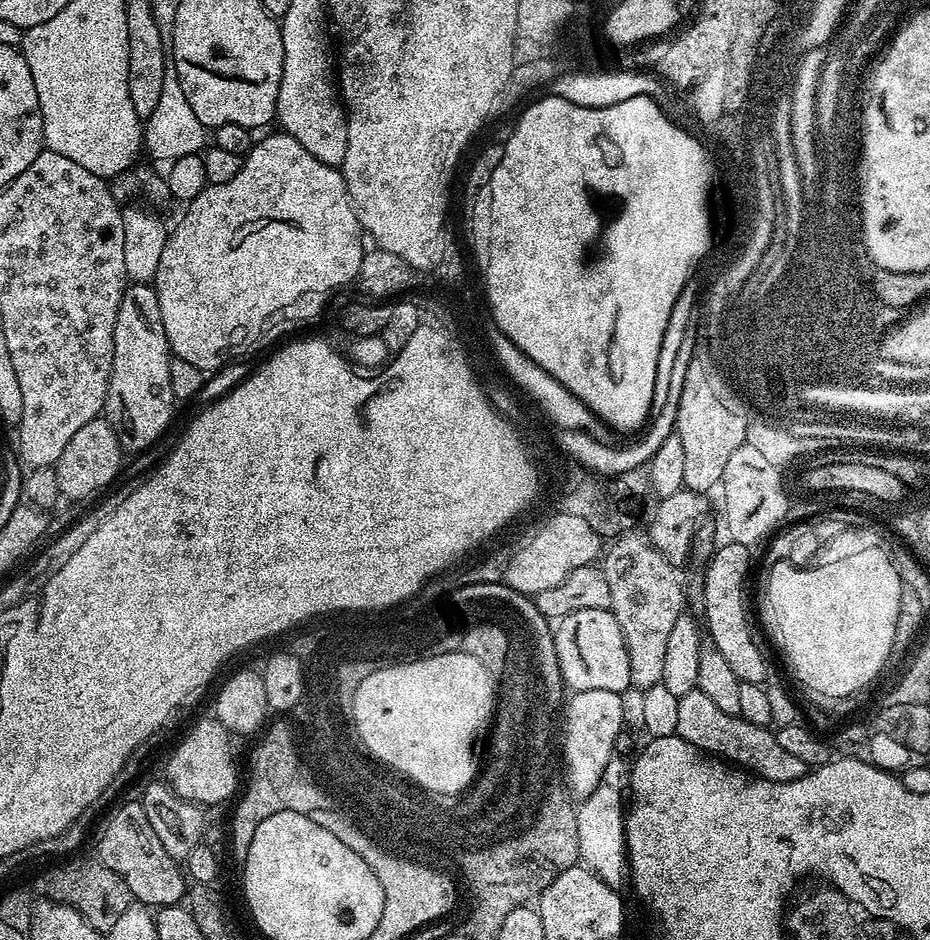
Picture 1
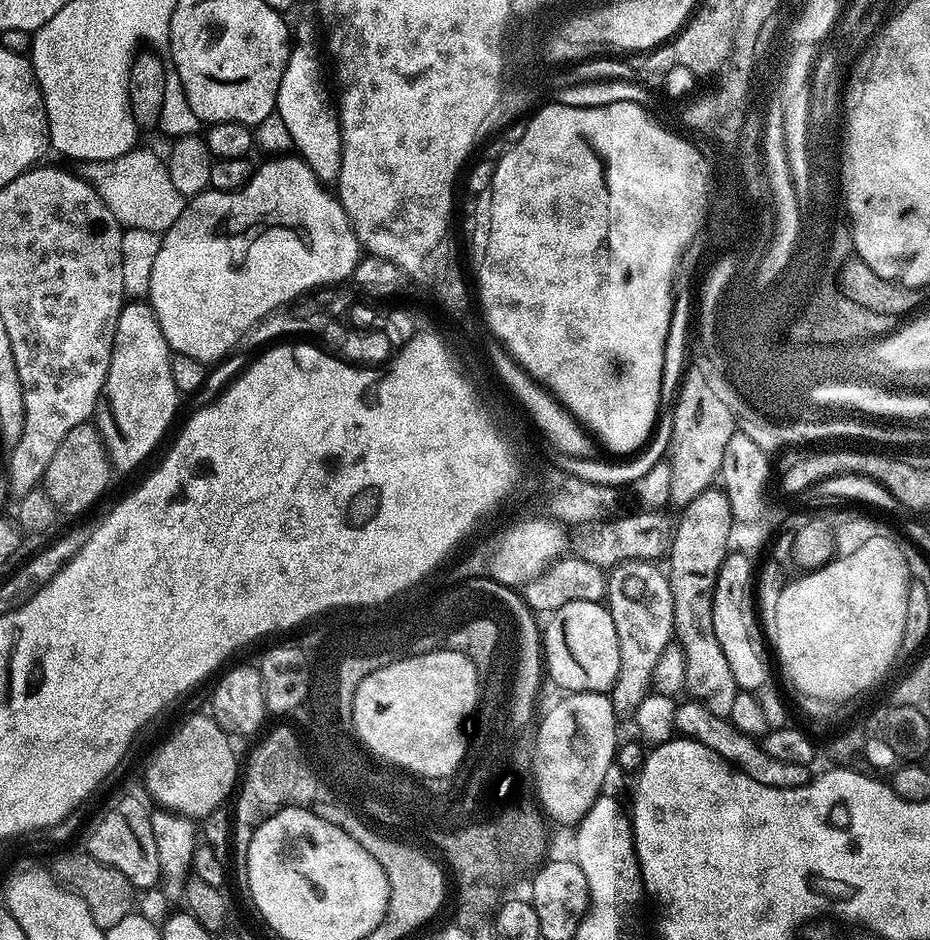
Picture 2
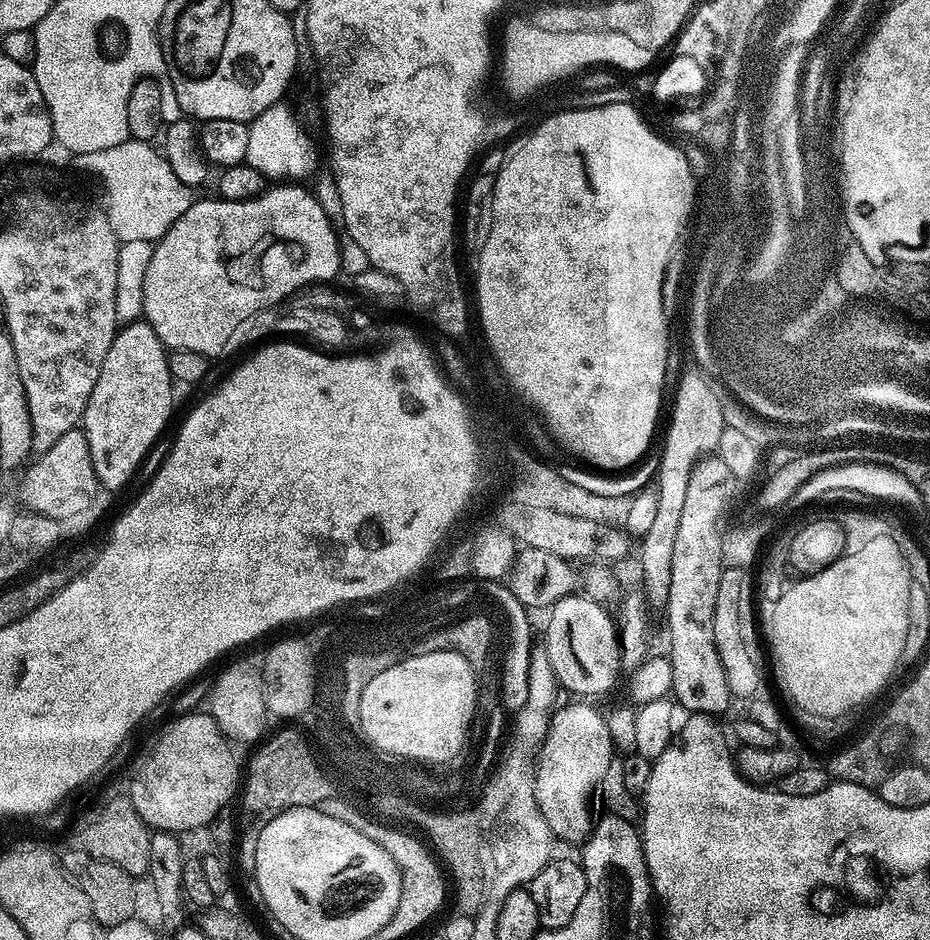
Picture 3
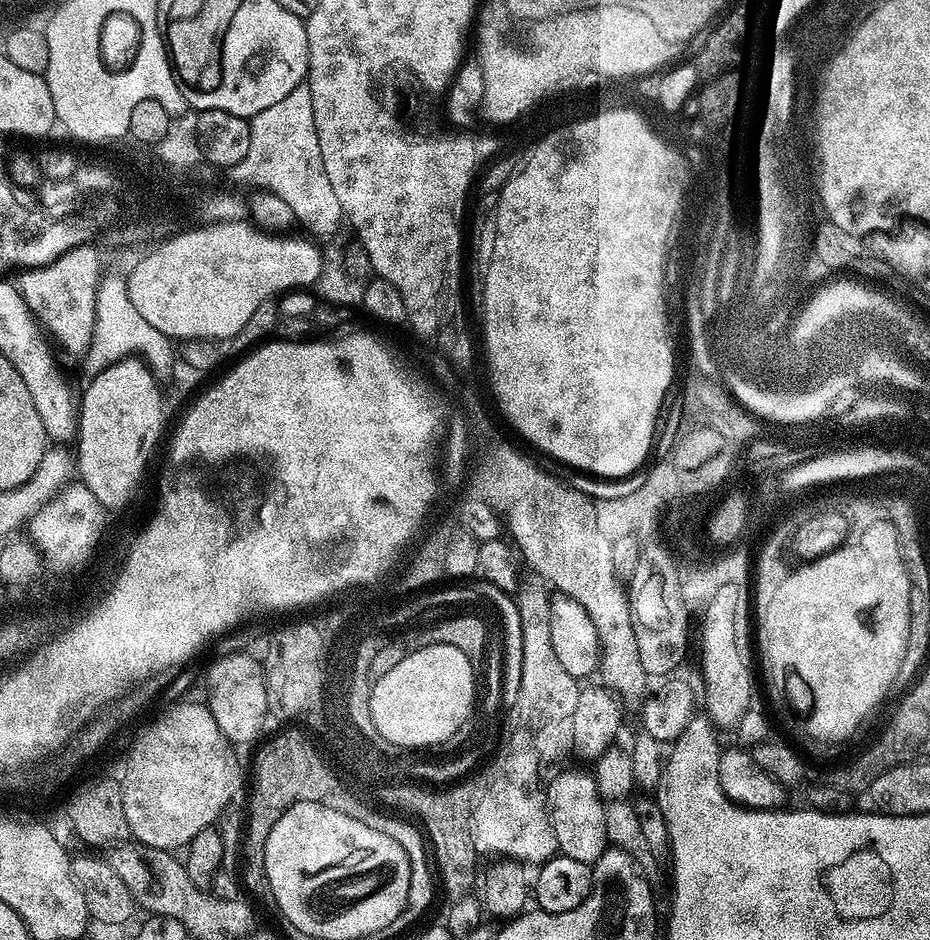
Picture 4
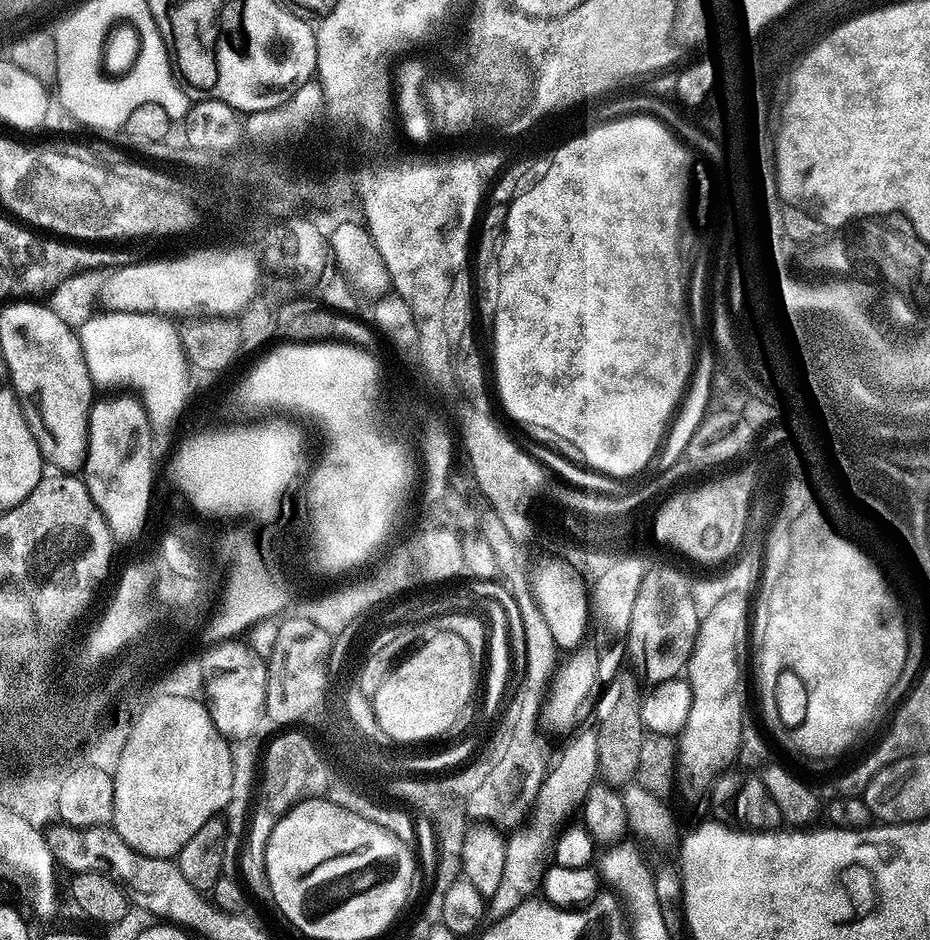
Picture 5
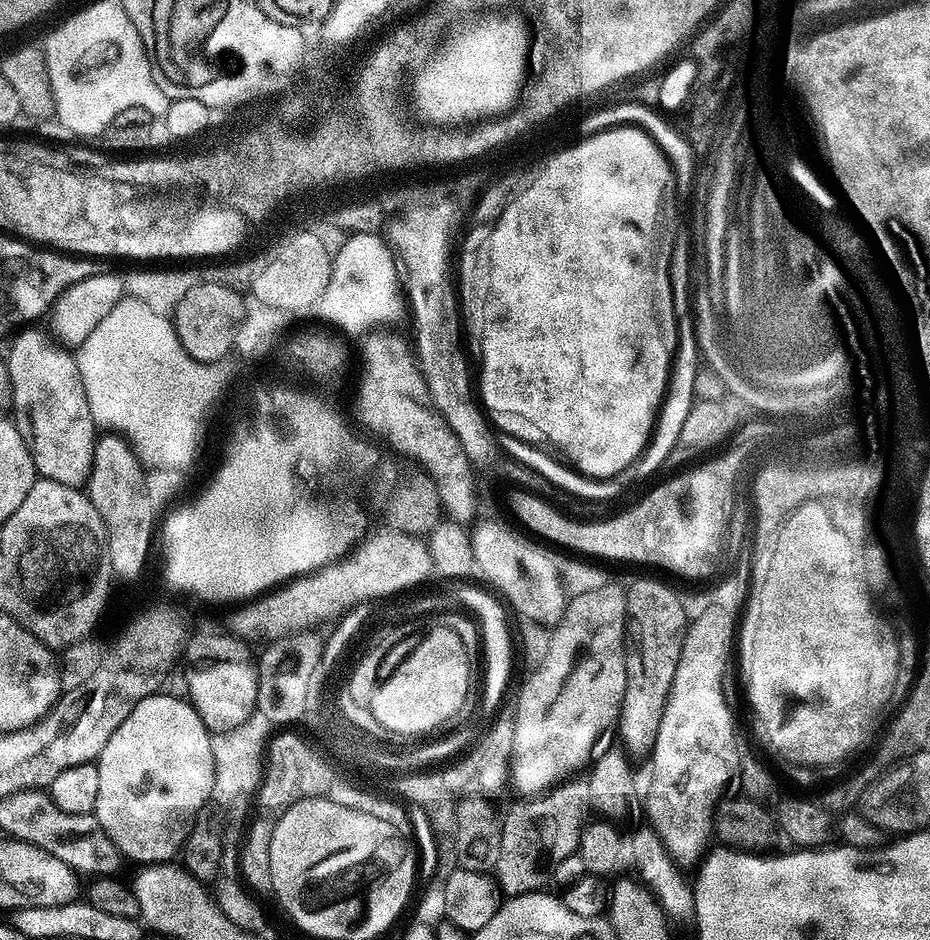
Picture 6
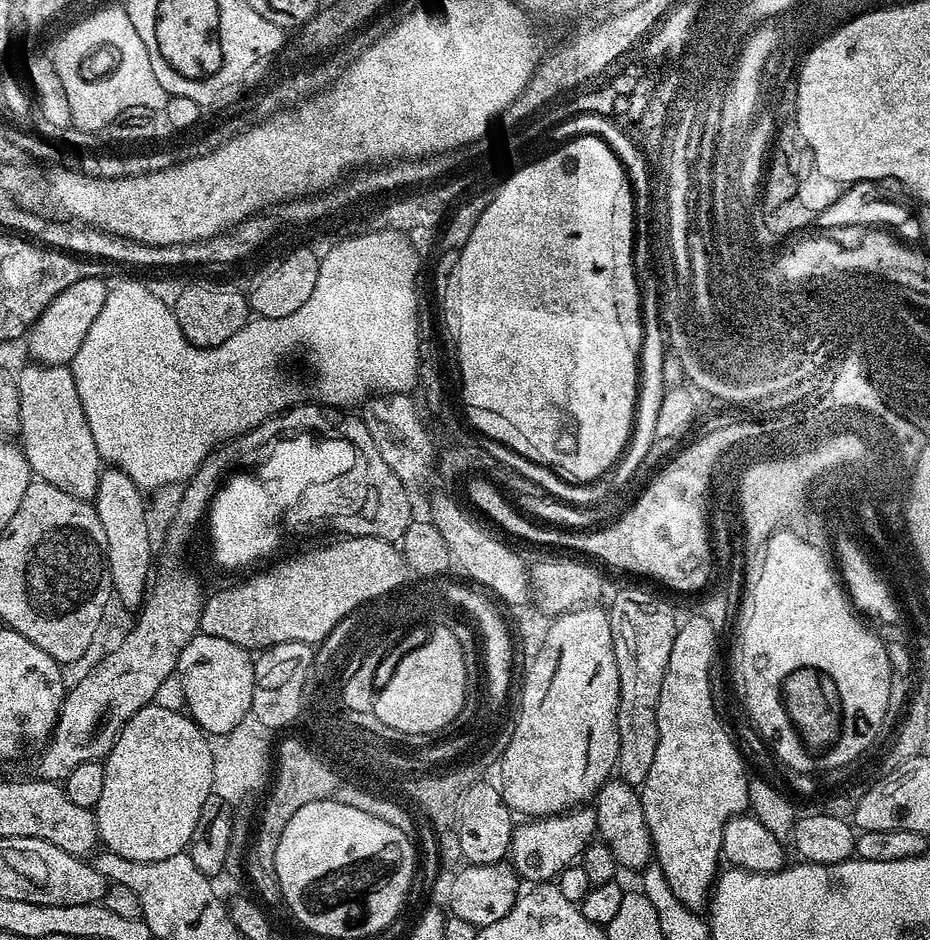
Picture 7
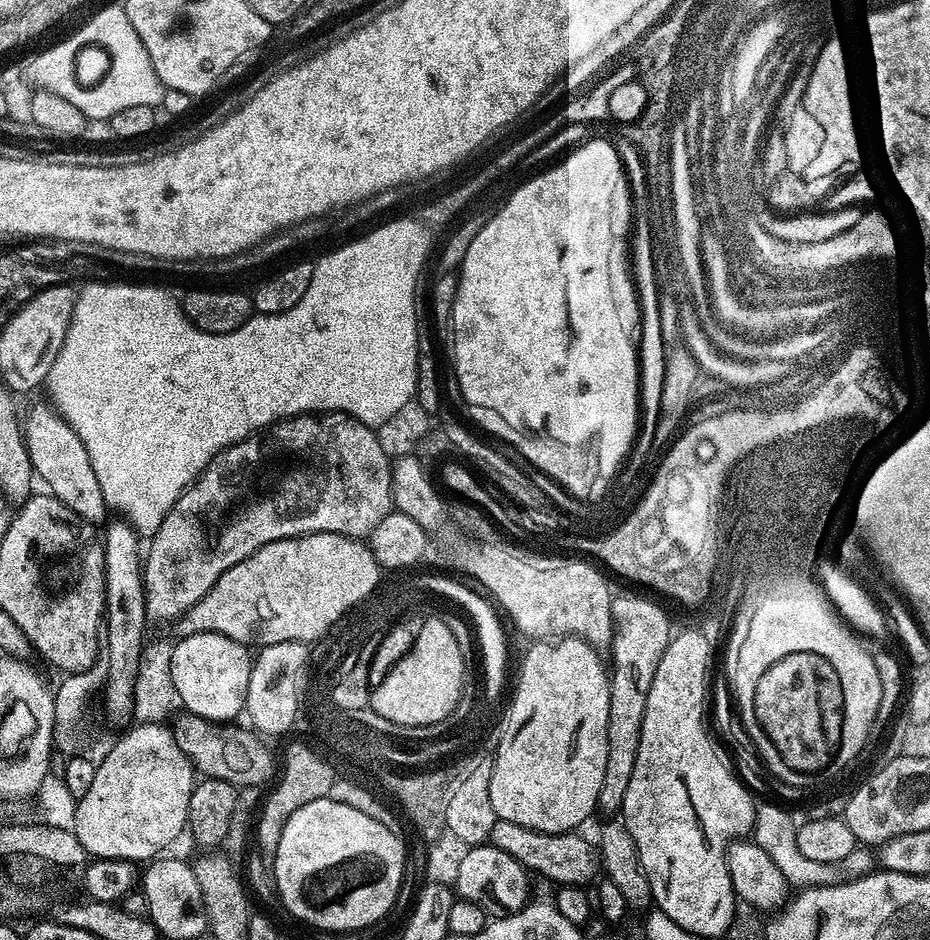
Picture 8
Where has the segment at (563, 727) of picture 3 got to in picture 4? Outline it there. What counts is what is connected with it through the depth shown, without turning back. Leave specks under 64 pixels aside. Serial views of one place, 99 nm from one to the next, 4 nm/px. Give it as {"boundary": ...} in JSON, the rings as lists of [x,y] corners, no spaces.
{"boundary":[[[557,771],[546,789],[547,806],[550,809],[554,834],[557,836],[559,855],[569,856],[583,864],[595,864],[610,844],[604,817],[606,800],[600,795],[595,775],[591,771]]]}

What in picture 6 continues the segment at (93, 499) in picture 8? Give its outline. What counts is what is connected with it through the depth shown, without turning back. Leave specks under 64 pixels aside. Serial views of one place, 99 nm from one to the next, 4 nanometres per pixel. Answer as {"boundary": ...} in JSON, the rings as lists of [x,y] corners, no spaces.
{"boundary":[[[28,326],[20,331],[11,337],[12,345],[6,353],[12,383],[10,412],[13,413],[11,412],[11,415],[34,458],[37,473],[43,479],[60,482],[71,488],[83,487],[87,485],[88,475],[92,469],[92,459],[98,439],[98,425],[92,420],[90,414],[86,391],[83,390],[82,378],[79,377],[76,365],[76,356],[67,347],[57,343],[51,335],[48,337],[46,333],[39,332],[36,326]]]}

